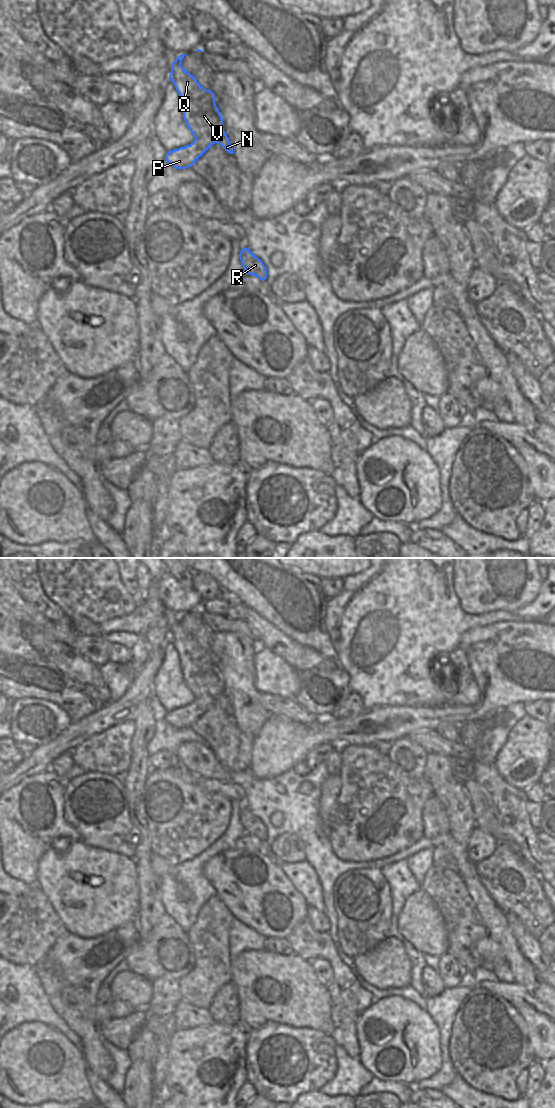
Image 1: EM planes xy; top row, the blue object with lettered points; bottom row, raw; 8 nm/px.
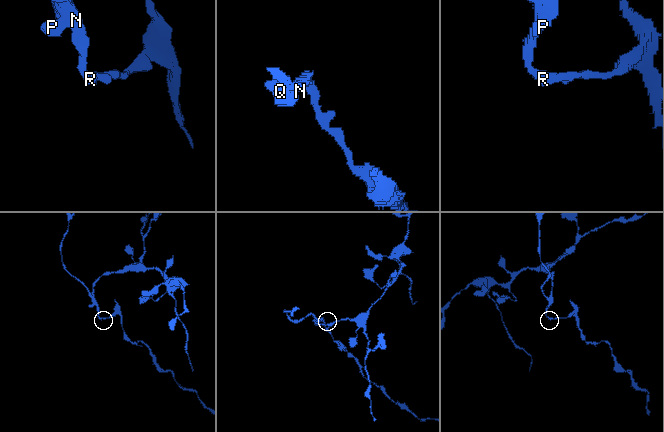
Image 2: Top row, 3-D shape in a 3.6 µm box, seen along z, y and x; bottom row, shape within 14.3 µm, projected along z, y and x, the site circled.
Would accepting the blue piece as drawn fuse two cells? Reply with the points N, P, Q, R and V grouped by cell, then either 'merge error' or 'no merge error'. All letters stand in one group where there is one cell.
N R / P Q V | merge error

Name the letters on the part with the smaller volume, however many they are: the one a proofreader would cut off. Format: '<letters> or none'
N, R

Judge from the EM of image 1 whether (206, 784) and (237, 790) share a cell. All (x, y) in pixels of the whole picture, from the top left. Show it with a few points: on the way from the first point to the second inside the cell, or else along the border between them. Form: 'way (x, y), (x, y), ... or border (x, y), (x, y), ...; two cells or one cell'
way (214, 786), (229, 790); one cell

